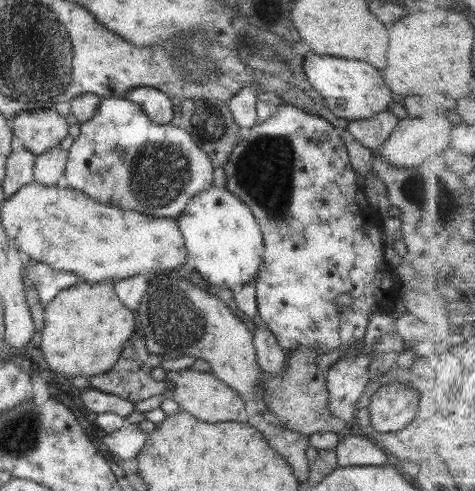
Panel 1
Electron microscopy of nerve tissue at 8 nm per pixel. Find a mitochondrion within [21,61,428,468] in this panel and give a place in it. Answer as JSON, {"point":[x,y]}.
{"point":[262,169]}

